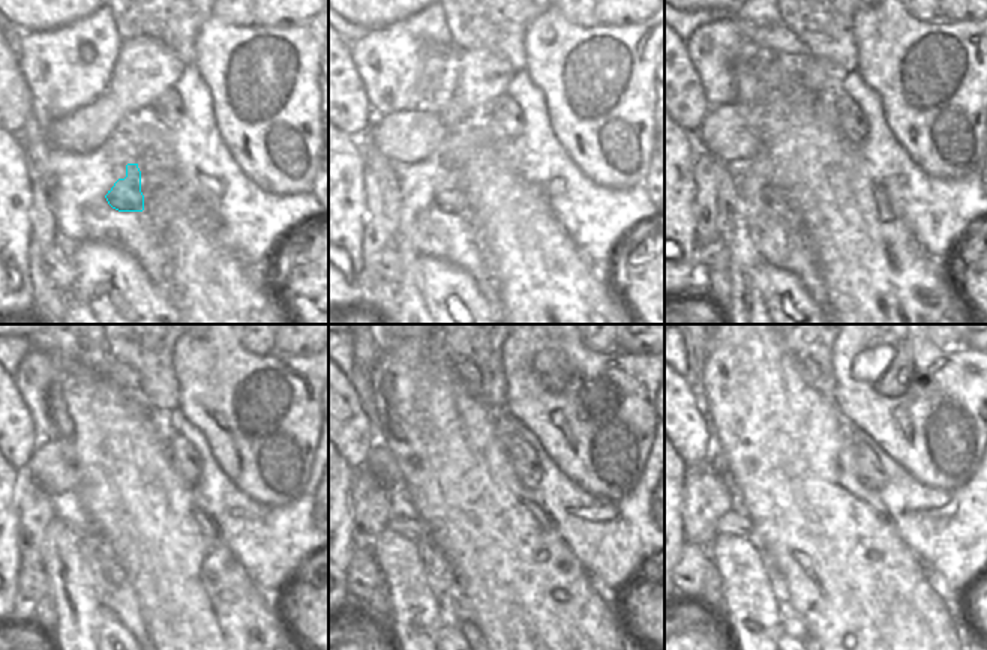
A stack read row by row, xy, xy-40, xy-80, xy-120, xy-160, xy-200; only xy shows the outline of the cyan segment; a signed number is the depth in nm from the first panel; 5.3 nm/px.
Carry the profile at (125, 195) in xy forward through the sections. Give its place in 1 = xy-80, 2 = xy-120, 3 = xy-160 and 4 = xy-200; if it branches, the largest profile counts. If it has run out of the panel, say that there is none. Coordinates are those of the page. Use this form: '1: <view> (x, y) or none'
1: xy-80 (771, 195)
2: xy-120 (86, 529)
3: xy-160 (413, 529)
4: xy-200 (734, 523)

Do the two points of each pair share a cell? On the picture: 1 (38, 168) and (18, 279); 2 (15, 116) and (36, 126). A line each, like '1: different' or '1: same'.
1: different
2: different

